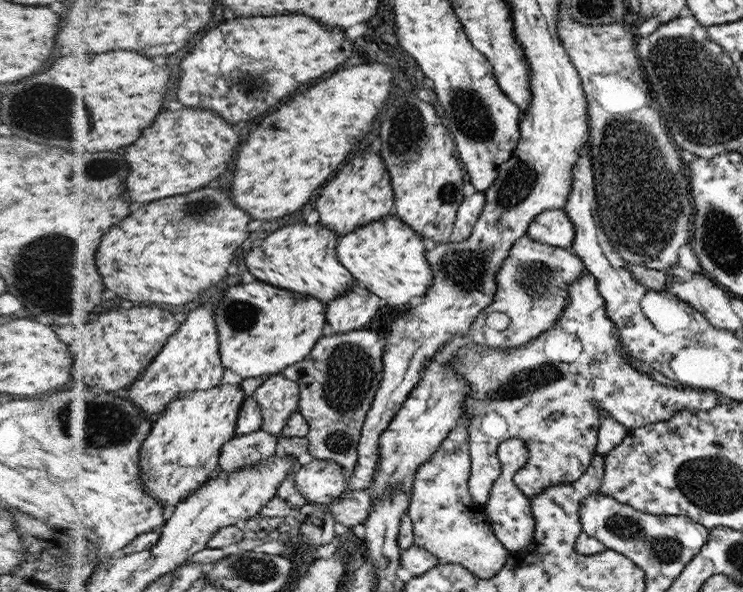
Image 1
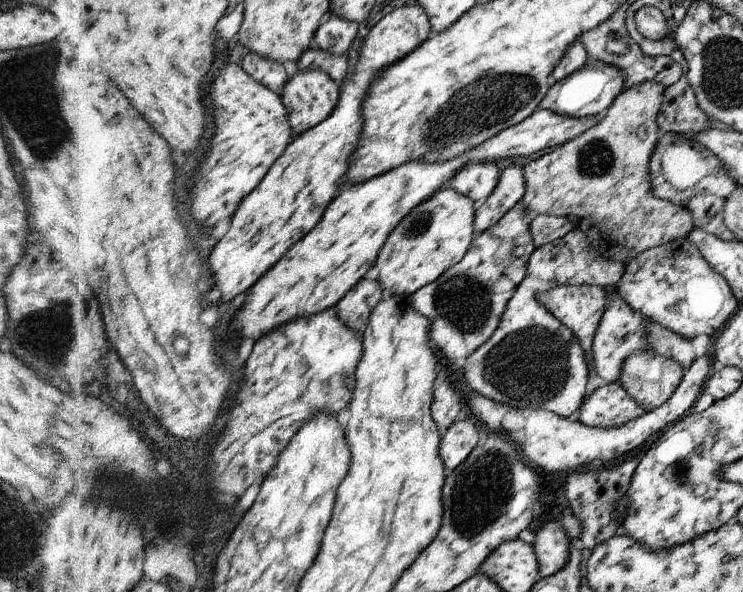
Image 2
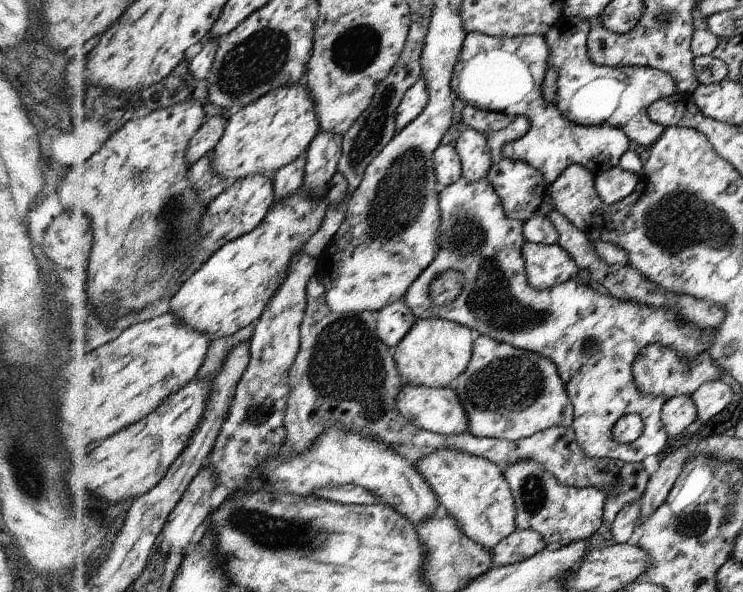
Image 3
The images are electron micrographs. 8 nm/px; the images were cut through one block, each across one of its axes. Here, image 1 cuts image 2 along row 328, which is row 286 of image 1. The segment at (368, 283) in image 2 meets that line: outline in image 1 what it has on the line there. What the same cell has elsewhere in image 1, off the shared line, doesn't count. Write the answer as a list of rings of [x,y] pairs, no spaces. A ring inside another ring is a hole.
[[[356,282],[346,294],[326,304],[326,332],[342,334],[367,328],[380,309],[380,299],[364,285]]]

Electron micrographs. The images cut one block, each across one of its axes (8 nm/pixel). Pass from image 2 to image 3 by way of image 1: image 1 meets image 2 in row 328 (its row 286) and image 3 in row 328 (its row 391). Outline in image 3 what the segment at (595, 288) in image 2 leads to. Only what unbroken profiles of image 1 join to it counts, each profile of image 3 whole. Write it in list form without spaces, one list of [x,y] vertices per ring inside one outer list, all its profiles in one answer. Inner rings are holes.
[[[462,176],[453,185],[442,189],[441,201],[441,232],[437,257],[413,283],[405,294],[405,301],[418,319],[438,318],[461,323],[470,327],[475,334],[490,336],[498,342],[507,342],[512,346],[534,352],[549,358],[556,364],[562,382],[573,403],[574,422],[572,425],[576,436],[576,444],[584,450],[588,458],[616,458],[622,462],[637,463],[650,454],[657,454],[668,449],[668,434],[662,424],[661,412],[665,406],[662,396],[642,394],[638,390],[633,375],[634,361],[646,346],[662,344],[670,350],[676,350],[682,360],[694,360],[701,352],[706,352],[718,340],[718,332],[714,327],[698,328],[696,324],[680,322],[676,310],[668,308],[650,308],[634,302],[624,302],[622,298],[598,293],[590,285],[578,283],[570,279],[562,284],[534,290],[528,286],[525,270],[525,257],[522,246],[525,239],[524,226],[518,220],[510,220],[506,216],[504,203],[495,187],[488,180],[470,181]],[[446,270],[457,270],[464,274],[464,290],[462,294],[448,306],[434,306],[426,302],[428,287],[436,276]],[[627,414],[640,414],[645,420],[645,433],[637,441],[624,444],[614,439],[613,429],[618,421]]]

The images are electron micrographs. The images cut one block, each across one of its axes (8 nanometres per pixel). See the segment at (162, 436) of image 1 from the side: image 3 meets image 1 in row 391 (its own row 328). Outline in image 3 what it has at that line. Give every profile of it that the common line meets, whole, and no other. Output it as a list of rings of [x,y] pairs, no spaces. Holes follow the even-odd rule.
[[[302,187],[296,196],[272,209],[258,230],[229,242],[208,264],[189,276],[172,296],[171,311],[196,330],[208,332],[213,340],[255,324],[289,277],[294,258],[322,228],[328,206],[328,200],[324,204],[316,202]]]

